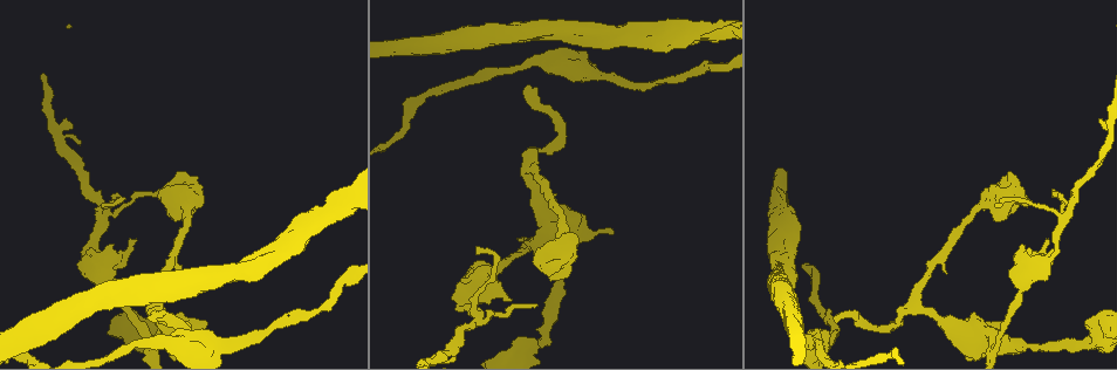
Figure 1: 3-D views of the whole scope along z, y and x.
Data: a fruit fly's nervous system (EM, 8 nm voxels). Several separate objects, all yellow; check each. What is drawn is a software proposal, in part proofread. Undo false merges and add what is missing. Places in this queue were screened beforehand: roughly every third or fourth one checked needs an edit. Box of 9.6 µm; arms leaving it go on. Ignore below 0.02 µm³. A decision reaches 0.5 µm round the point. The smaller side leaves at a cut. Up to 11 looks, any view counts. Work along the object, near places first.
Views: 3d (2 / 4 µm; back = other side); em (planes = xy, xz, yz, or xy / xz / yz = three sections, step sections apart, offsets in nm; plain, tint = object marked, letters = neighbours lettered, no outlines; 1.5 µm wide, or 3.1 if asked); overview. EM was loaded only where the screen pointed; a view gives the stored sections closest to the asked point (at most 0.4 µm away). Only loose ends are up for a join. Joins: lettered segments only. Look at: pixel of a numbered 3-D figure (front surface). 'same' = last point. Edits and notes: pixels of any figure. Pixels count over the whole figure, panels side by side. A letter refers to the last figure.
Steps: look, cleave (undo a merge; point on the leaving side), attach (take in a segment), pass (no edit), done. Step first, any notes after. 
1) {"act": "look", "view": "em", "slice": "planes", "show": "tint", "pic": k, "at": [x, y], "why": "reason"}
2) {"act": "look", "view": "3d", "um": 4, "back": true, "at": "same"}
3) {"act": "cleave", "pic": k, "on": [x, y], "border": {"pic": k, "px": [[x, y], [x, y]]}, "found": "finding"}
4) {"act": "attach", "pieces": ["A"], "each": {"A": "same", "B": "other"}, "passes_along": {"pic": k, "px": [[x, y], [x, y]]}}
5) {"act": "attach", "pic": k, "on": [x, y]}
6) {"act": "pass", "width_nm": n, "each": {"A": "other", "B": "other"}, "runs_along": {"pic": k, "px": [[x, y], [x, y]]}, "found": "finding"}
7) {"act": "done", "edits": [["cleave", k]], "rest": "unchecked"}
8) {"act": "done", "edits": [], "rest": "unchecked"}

{"act": "look", "view": "em", "slice": "xz", "step": 8, "show": "tint", "pic": 1, "at": [1021, 349], "why": "thick turns thin"}

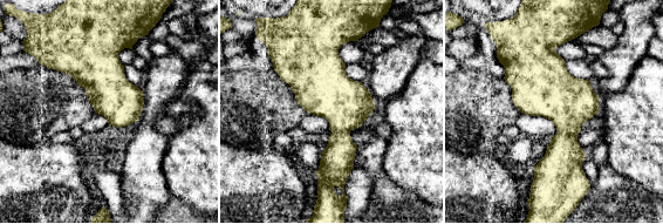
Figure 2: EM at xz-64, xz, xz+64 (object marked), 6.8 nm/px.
{"act": "look", "view": "em", "slice": "planes", "show": "letters", "at": "same", "why": "cut it another way"}

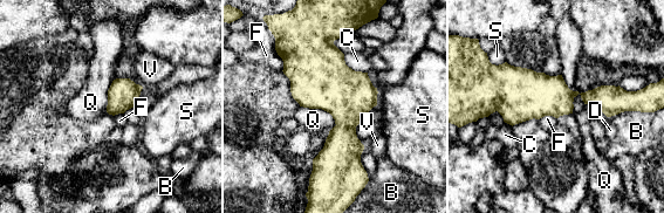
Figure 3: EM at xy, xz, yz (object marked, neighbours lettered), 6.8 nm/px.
{"act": "pass", "each": {"B": "other", "C": "other", "D": "other", "F": "other", "Q": "other", "S": "other", "V": "other"}, "runs_along": {"pic": 3, "px": [[490, 103], [579, 94], [630, 108]]}, "found": "one neuron here"}

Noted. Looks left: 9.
{"act": "look", "view": "em", "slice": "yz", "step": 4, "show": "tint", "pic": 1, "at": [542, 204]}

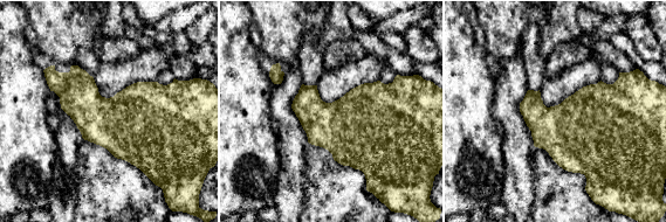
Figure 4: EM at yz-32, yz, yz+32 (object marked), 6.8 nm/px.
{"act": "look", "view": "em", "slice": "xy", "step": 8, "show": "letters", "at": "same"}

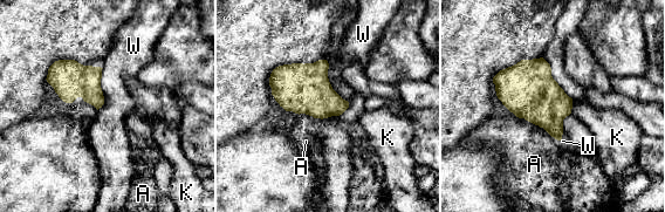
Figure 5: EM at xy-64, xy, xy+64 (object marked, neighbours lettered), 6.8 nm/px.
{"act": "pass", "width_nm": 320, "each": {"A": "other", "K": "other", "W": "other"}, "border": {"pic": 5, "px": [[573, 100], [570, 113]]}, "found": "continuous, no second neuron"}

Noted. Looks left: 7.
{"act": "look", "view": "em", "slice": "planes", "show": "letters", "pic": 1, "at": [677, 18], "why": "free end"}

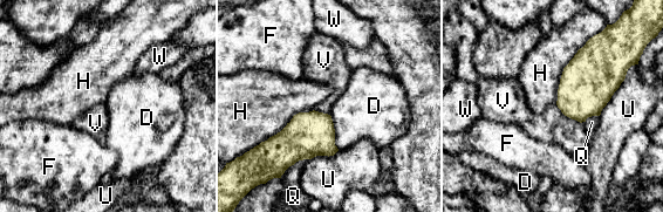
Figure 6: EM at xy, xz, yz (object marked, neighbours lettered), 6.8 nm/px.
{"act": "pass", "each": {"D": "other", "F": "other", "H": "other", "Q": "other", "U": "other", "V": "other", "W": "other"}, "found": "no lettered segment goes on from it"}

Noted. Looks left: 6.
{"act": "look", "view": "em", "slice": "xz", "step": 8, "show": "letters", "pic": 1, "at": [152, 322], "why": "branch stops here"}

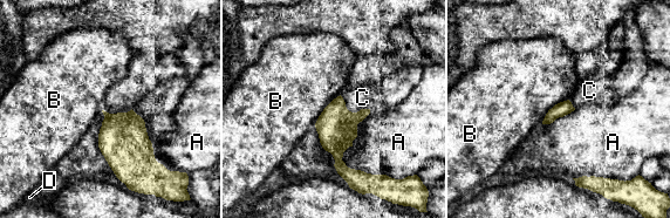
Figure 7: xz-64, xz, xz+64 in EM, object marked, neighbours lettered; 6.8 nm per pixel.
{"act": "look", "view": "em", "slice": "planes", "show": "letters", "at": "same"}

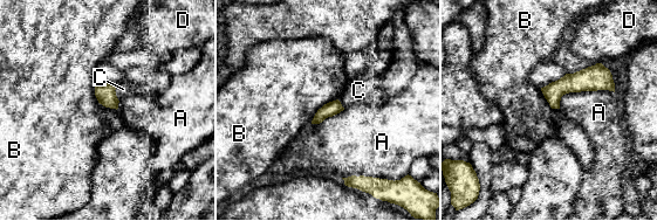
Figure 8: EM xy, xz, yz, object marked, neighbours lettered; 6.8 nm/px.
{"act": "attach", "pieces": ["C"], "longest_contact_nm": ["A", 400], "each": {"A": "other", "B": "other", "C": "same", "D": "other"}, "found": "it goes on there"}

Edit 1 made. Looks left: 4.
{"act": "done", "edits": [["attach", 8]], "rest": "unchecked"}

